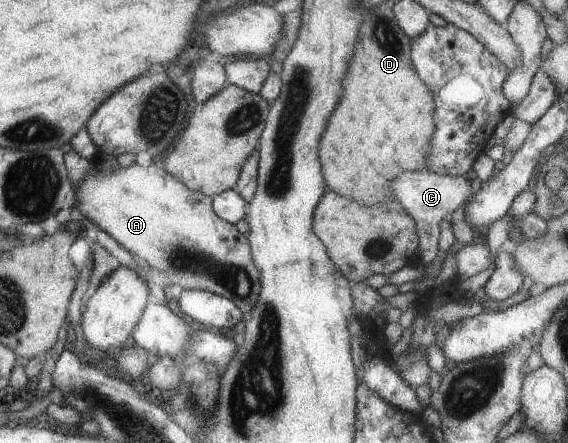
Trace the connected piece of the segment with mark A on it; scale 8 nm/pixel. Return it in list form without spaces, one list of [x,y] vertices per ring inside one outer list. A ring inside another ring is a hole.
[[[155,160],[148,167],[135,162],[127,168],[118,167],[107,174],[95,166],[93,173],[89,171],[85,175],[85,181],[79,185],[79,189],[72,191],[71,206],[73,219],[91,221],[97,225],[140,263],[164,271],[171,285],[177,284],[185,291],[209,291],[231,299],[248,317],[259,299],[259,271],[251,257],[248,237],[239,233],[236,225],[219,219],[212,209],[211,201],[211,197],[185,187],[166,171],[159,160]]]

